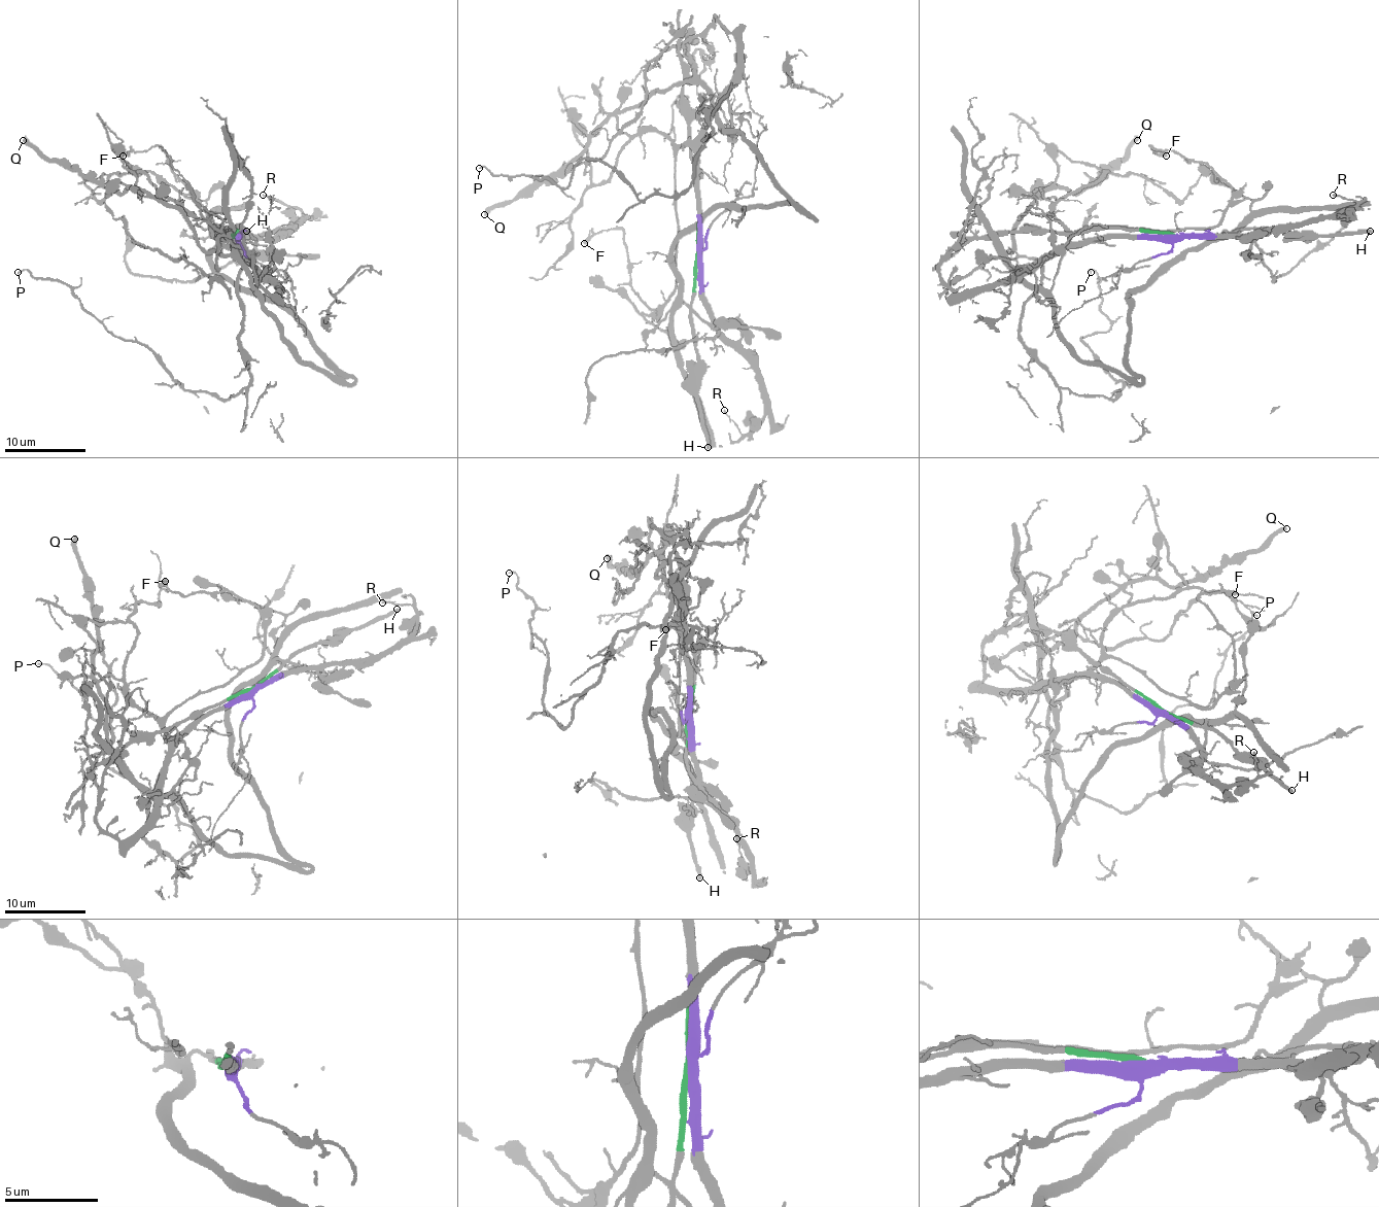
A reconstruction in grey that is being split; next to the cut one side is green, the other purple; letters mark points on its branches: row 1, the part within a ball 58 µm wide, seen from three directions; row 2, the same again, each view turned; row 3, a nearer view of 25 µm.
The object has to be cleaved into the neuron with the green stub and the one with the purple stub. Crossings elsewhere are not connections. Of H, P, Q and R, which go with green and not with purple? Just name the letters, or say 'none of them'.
H

